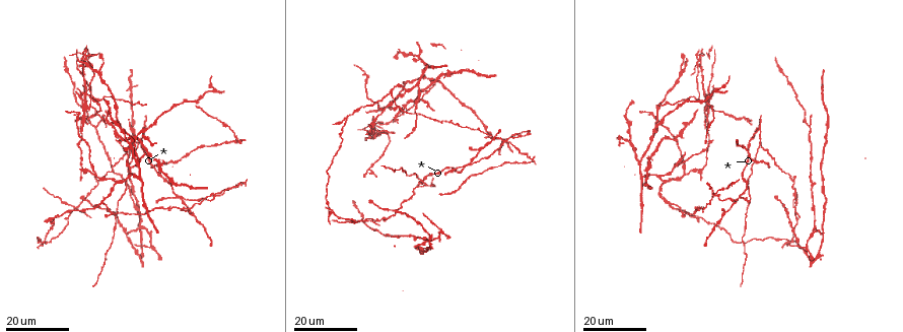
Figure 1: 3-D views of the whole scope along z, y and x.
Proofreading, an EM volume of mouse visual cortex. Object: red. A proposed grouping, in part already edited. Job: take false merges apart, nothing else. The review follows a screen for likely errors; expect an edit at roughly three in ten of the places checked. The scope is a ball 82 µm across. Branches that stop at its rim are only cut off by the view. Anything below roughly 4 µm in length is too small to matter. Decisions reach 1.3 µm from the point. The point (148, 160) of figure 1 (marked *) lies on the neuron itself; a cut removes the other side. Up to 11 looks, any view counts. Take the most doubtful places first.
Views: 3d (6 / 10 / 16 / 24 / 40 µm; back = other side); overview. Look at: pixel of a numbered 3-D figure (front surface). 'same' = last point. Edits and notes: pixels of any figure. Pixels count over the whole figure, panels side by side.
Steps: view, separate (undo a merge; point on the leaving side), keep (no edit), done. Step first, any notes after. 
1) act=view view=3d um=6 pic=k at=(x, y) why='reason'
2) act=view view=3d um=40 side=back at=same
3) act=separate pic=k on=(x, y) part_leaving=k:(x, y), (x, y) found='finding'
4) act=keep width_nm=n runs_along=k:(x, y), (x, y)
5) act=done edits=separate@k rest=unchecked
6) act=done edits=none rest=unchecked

act=view view=3d um=24 pic=1 at=(796, 207) why='four-way junction'

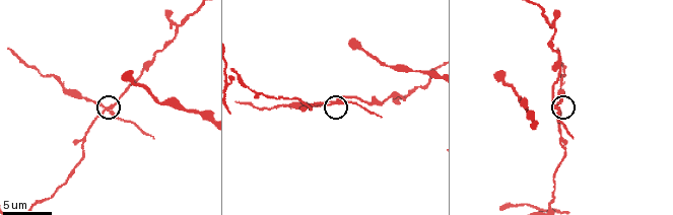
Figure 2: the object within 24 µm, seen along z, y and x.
act=view view=3d um=6 pic=2 at=(332, 102) why='zoom in'

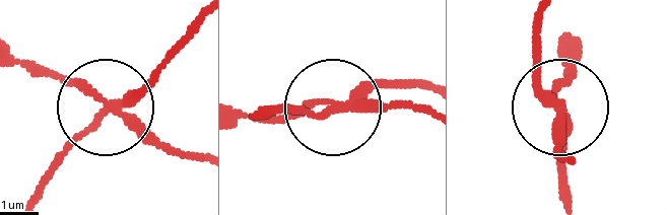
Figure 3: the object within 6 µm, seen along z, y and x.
act=keep width_nm=240 found='one neuron here'

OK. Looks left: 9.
act=view view=3d um=24 pic=1 at=(151, 247) why='two arms in line, one across'

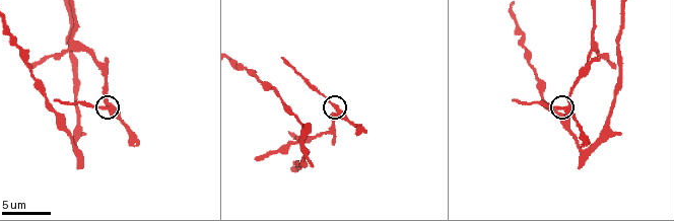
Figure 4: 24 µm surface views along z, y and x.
act=view view=3d um=6 pic=4 at=(561, 108)

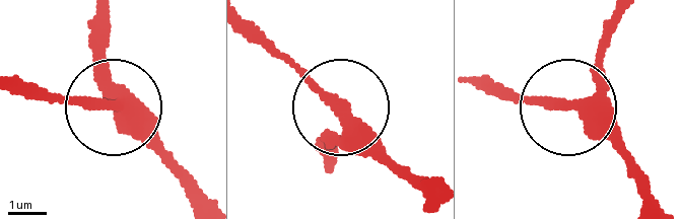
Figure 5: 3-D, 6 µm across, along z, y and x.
act=view view=3d um=6 side=back pic=5 at=(119, 104) why='other side'

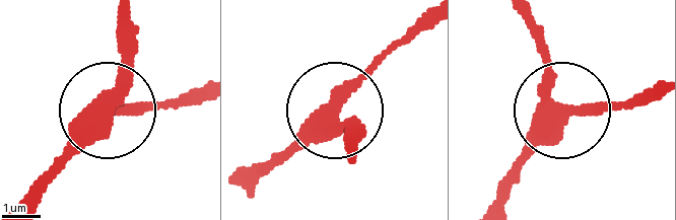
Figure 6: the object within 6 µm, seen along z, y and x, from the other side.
act=keep side_arm_um=5 runs_along=6:(526, 19), (561, 117), (499, 180) found='all the same neuron'

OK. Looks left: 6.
act=view view=3d um=24 pic=1 at=(138, 144) why='branch point'

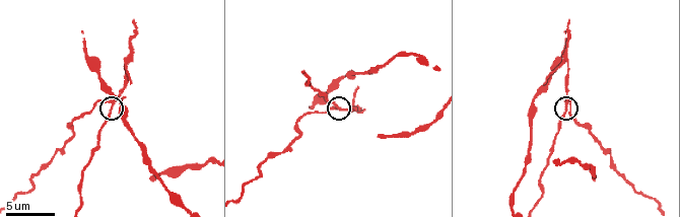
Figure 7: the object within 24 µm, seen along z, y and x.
act=view view=3d um=6 pic=7 at=(338, 110)

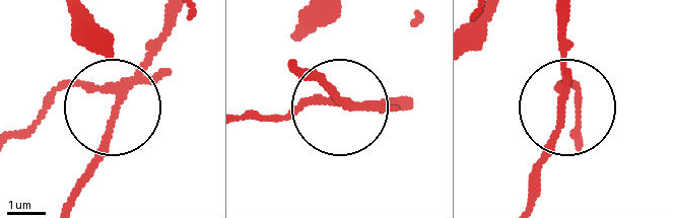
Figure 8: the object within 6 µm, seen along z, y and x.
act=view view=3d um=6 side=back pic=8 at=(563, 102)

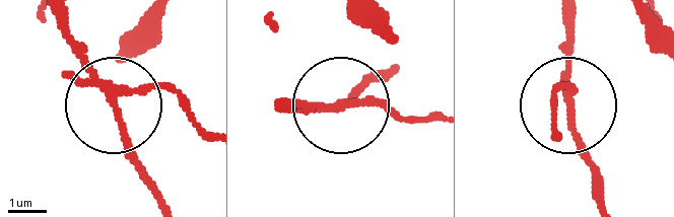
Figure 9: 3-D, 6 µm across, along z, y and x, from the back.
act=keep width_nm=170 runs_along=9:(556, 133), (565, 32) found='one neuron here'

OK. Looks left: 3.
act=view view=3d um=24 pic=1 at=(175, 196) why='two arms in line, one across'

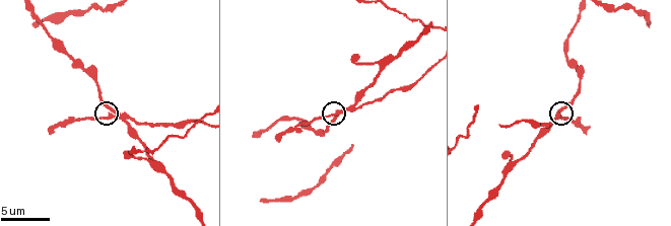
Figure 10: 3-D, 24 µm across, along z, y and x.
act=view view=3d um=6 pic=10 at=(112, 117)

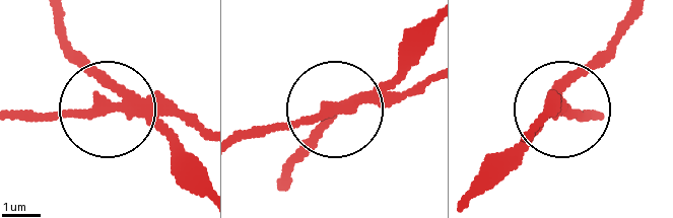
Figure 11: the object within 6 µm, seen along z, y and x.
act=keep width_nm=280 runs_along=11:(281, 175), (333, 111), (246, 130) found='continuous, no second neuron'

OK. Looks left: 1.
act=view view=3d um=6 pic=4 at=(74, 41) why='four-way junction'

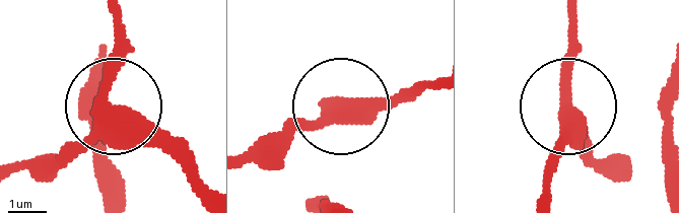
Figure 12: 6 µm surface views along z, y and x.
act=keep width_nm=430 found='all the same neuron'

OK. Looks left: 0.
act=done edits=none rest=unchecked

